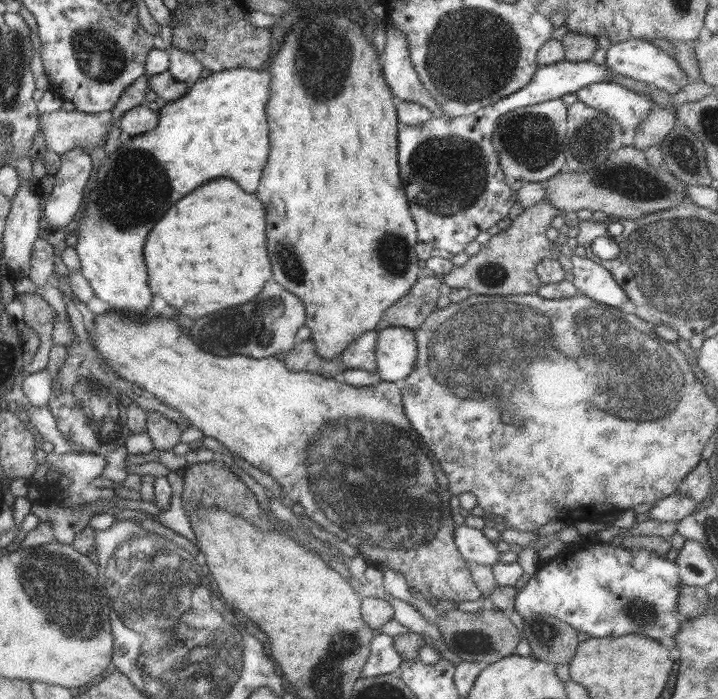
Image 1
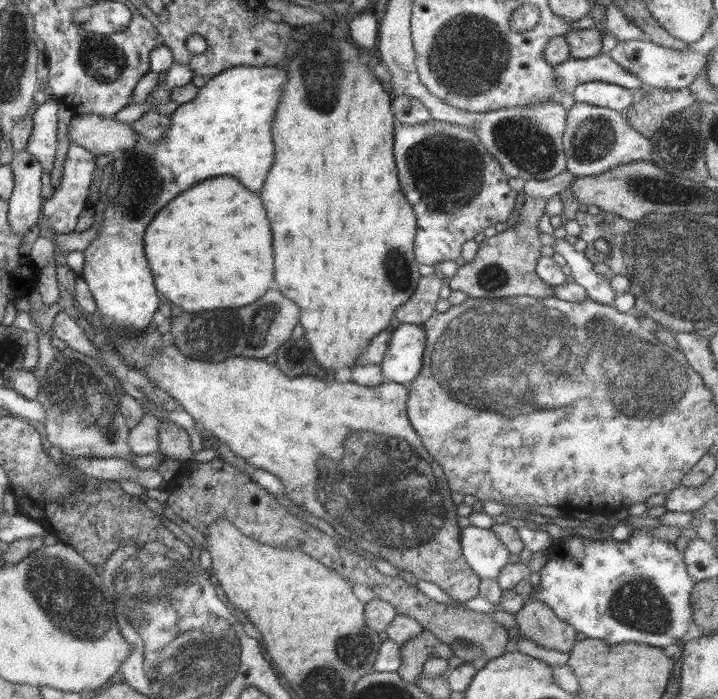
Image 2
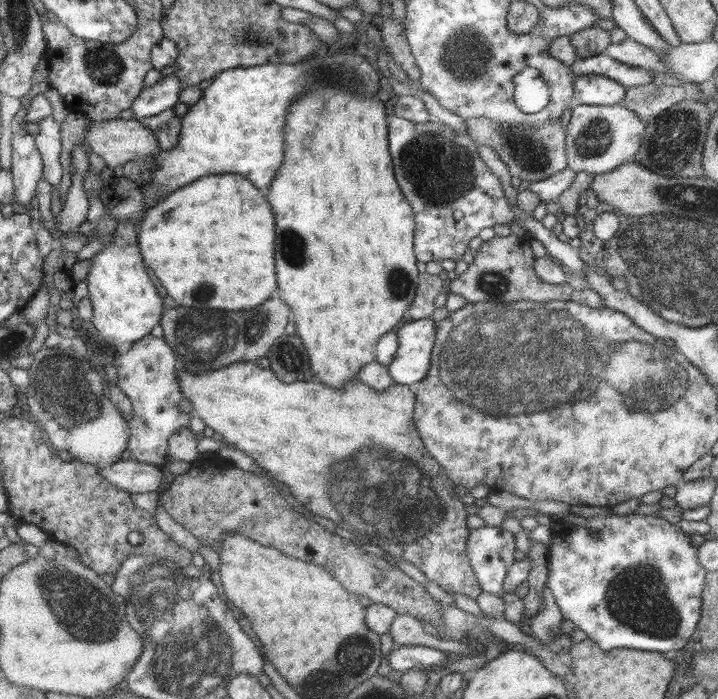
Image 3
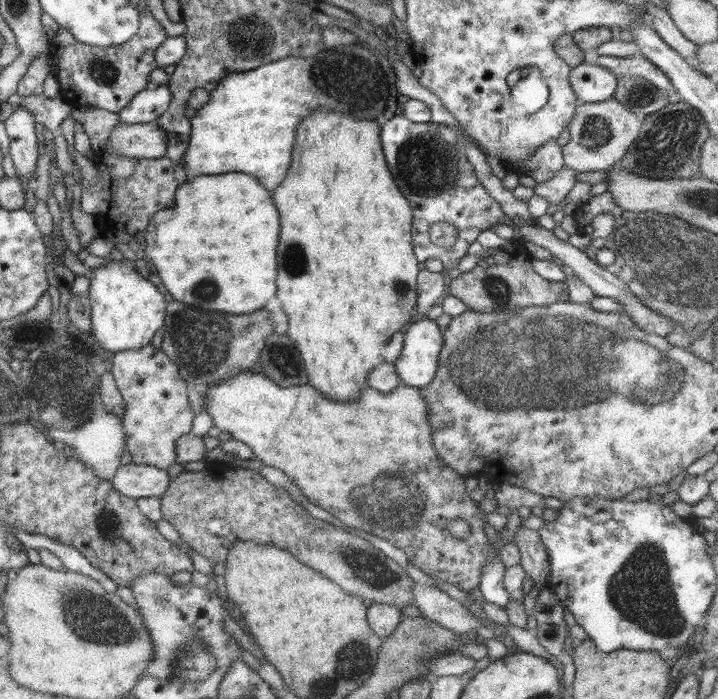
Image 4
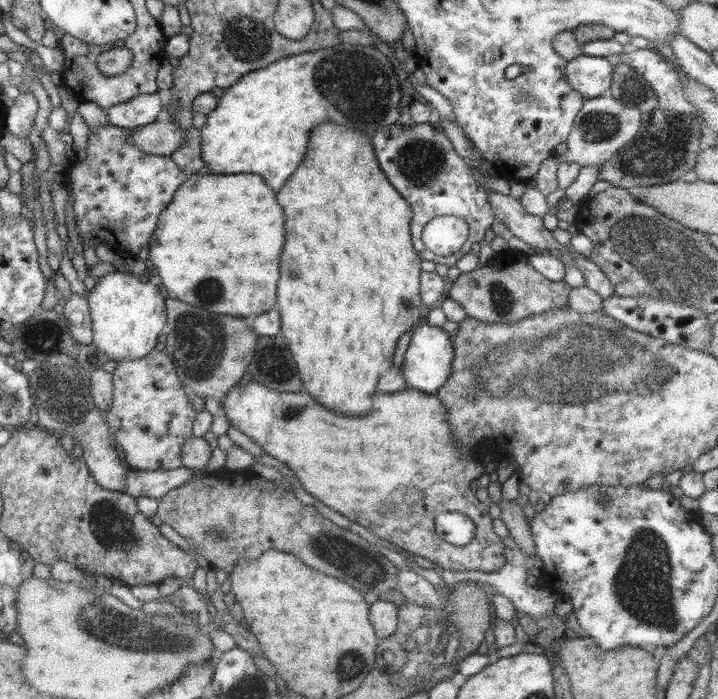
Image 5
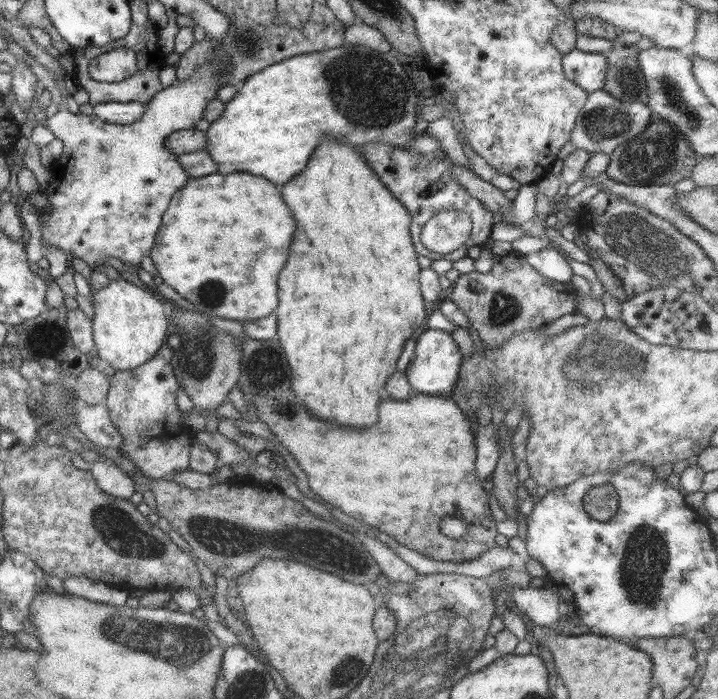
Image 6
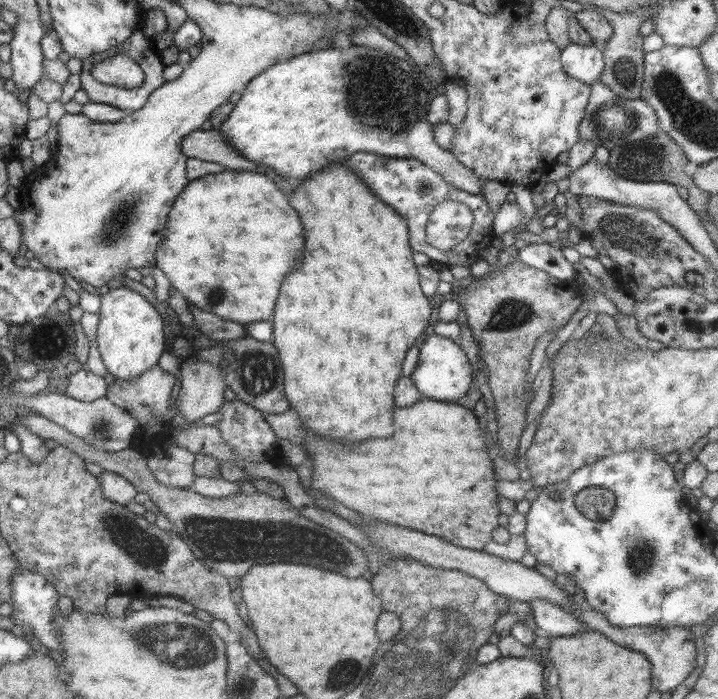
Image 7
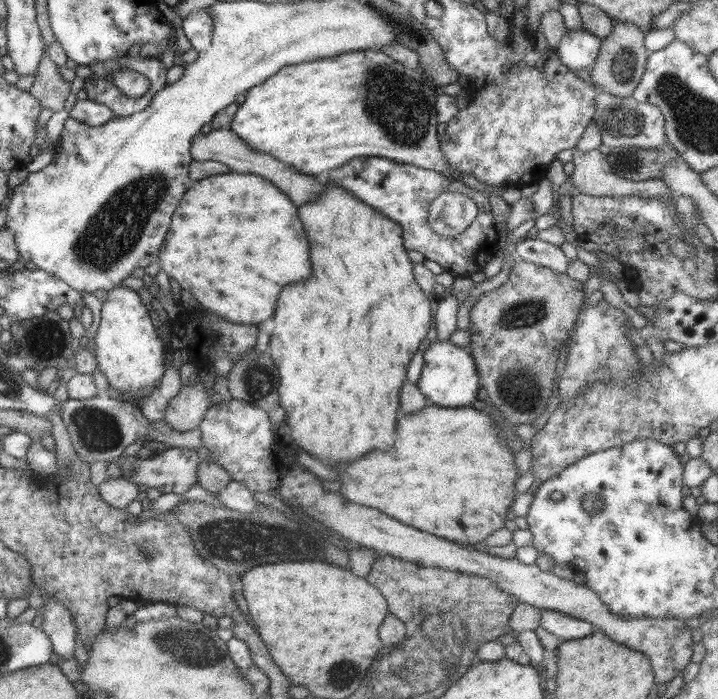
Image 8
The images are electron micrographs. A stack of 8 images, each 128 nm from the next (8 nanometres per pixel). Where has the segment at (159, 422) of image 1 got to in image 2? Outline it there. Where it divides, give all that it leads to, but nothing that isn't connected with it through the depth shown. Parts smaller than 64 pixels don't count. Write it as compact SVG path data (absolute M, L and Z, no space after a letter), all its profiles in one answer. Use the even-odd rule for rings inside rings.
M163 420L157 428L158 452L180 462L191 459L192 451L187 433L175 423Z

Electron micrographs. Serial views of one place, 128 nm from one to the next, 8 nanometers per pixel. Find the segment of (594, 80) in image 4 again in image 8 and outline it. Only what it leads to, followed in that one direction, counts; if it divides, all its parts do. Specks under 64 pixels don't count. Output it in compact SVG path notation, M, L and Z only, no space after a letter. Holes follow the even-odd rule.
M569 29L555 48L558 60L572 70L589 70L597 59L600 39L585 29Z

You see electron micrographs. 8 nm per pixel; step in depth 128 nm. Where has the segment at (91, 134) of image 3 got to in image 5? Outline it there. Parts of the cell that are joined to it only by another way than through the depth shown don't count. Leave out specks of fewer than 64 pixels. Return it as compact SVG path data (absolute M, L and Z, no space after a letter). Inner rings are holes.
M155 120L143 127L129 129L129 138L143 153L168 158L177 146L181 146L185 130L177 123Z

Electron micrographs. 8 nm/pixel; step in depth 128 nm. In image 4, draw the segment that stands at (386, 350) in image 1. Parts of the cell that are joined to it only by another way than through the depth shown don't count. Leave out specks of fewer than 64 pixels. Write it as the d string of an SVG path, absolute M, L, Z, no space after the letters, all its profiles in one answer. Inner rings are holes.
M423 318L415 321L414 324L411 323L407 331L404 332L401 352L392 364L402 384L418 389L427 386L427 383L431 382L435 376L437 358L439 358L441 348L443 348L442 331L435 321Z

